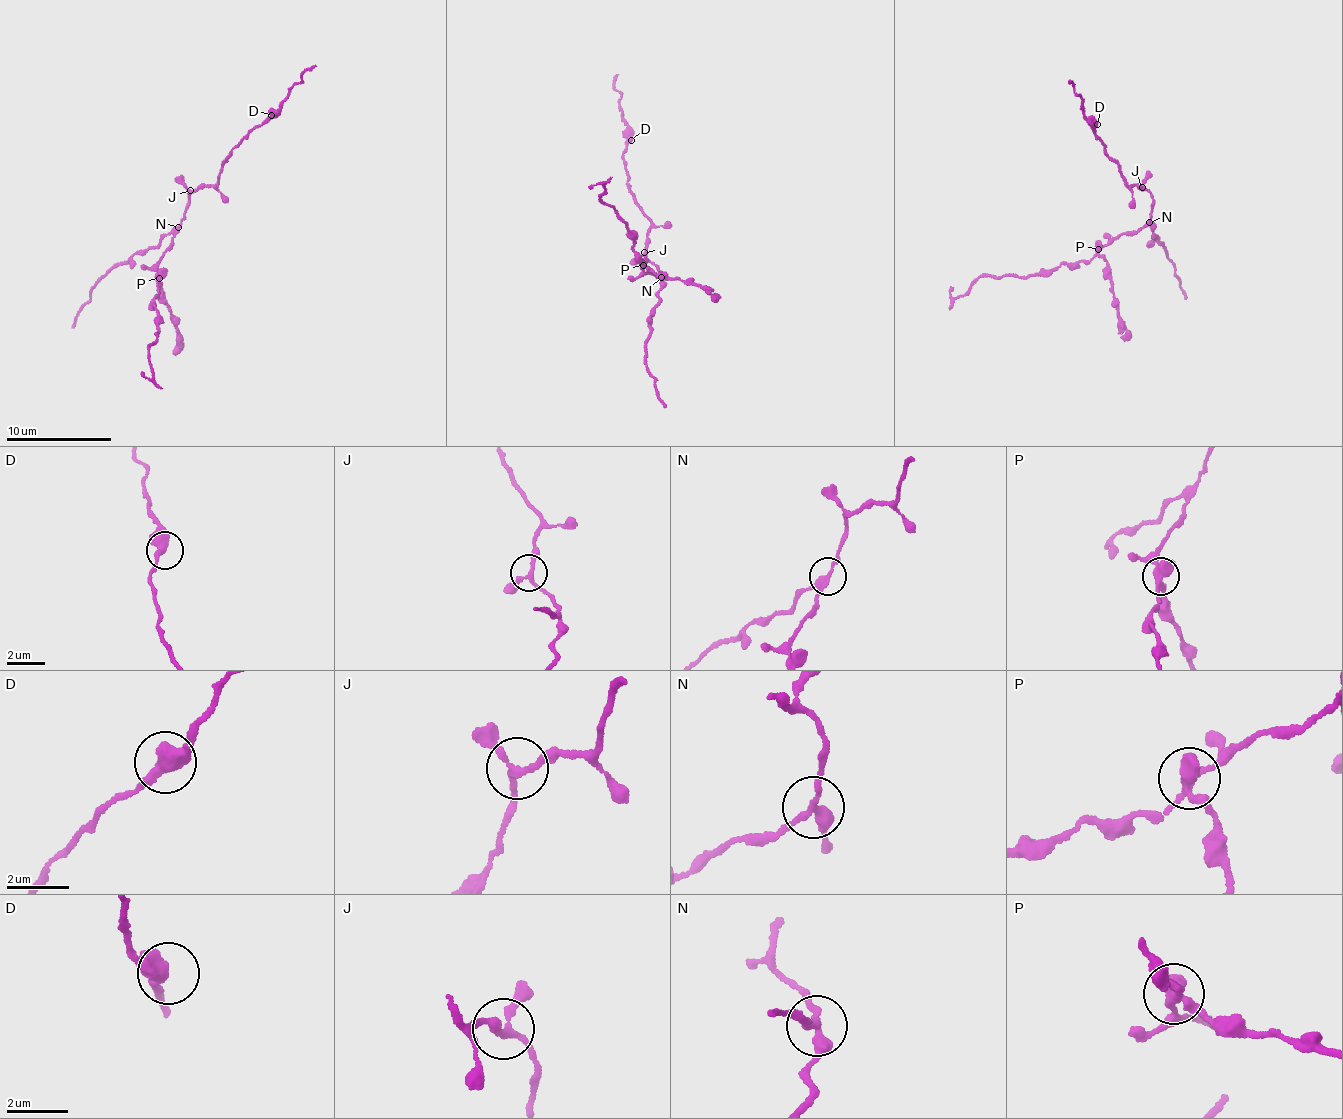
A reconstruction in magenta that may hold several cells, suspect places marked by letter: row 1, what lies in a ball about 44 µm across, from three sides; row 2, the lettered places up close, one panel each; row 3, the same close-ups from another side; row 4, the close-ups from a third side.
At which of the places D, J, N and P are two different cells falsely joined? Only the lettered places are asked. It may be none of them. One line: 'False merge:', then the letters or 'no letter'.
False merge: N, P

